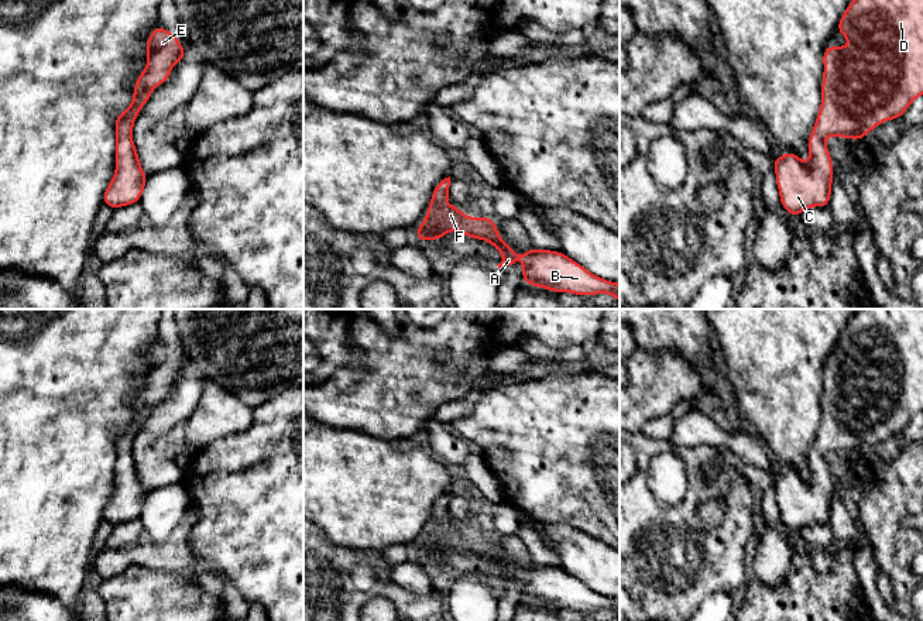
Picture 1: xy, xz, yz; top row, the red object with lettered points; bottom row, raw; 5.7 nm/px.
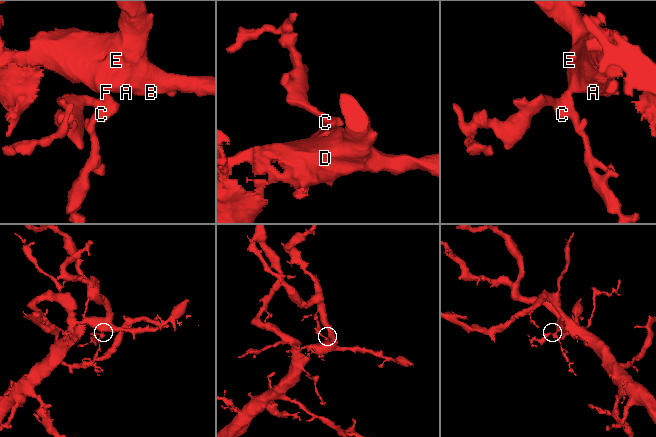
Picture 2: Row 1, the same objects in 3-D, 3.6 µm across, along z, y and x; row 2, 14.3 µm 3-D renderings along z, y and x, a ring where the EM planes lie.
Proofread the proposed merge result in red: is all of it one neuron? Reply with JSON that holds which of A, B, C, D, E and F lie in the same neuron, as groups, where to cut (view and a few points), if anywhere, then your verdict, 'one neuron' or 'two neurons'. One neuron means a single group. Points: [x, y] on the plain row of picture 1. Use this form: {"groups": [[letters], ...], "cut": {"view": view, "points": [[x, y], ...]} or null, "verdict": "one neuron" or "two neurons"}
{"groups": [["A", "B", "C", "D", "E", "F"]], "cut": null, "verdict": "one neuron"}

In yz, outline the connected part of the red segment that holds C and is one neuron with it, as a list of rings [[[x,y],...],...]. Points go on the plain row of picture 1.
[[[858,309],[843,329],[837,346],[852,361],[824,363],[823,418],[814,445],[809,450],[810,477],[803,480],[795,467],[773,473],[780,521],[792,532],[800,532],[810,522],[827,524],[830,521],[834,484],[828,463],[823,457],[824,453],[862,456],[885,436],[898,436],[912,418],[923,411],[923,309]]]

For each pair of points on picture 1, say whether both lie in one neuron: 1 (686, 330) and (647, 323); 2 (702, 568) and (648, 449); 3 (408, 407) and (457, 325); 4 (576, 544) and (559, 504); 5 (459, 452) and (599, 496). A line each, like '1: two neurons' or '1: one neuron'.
1: one neuron
2: one neuron
3: one neuron
4: two neurons
5: two neurons

